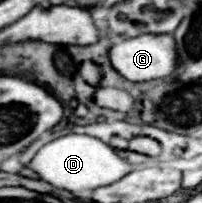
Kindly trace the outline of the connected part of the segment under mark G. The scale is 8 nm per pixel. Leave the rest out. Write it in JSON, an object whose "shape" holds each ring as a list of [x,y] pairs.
{"shape":[[[141,34],[139,38],[129,38],[119,44],[113,44],[109,48],[109,62],[123,78],[127,78],[131,82],[149,82],[149,80],[157,80],[157,78],[167,78],[177,68],[175,40],[171,34],[161,34],[161,36]]]}

